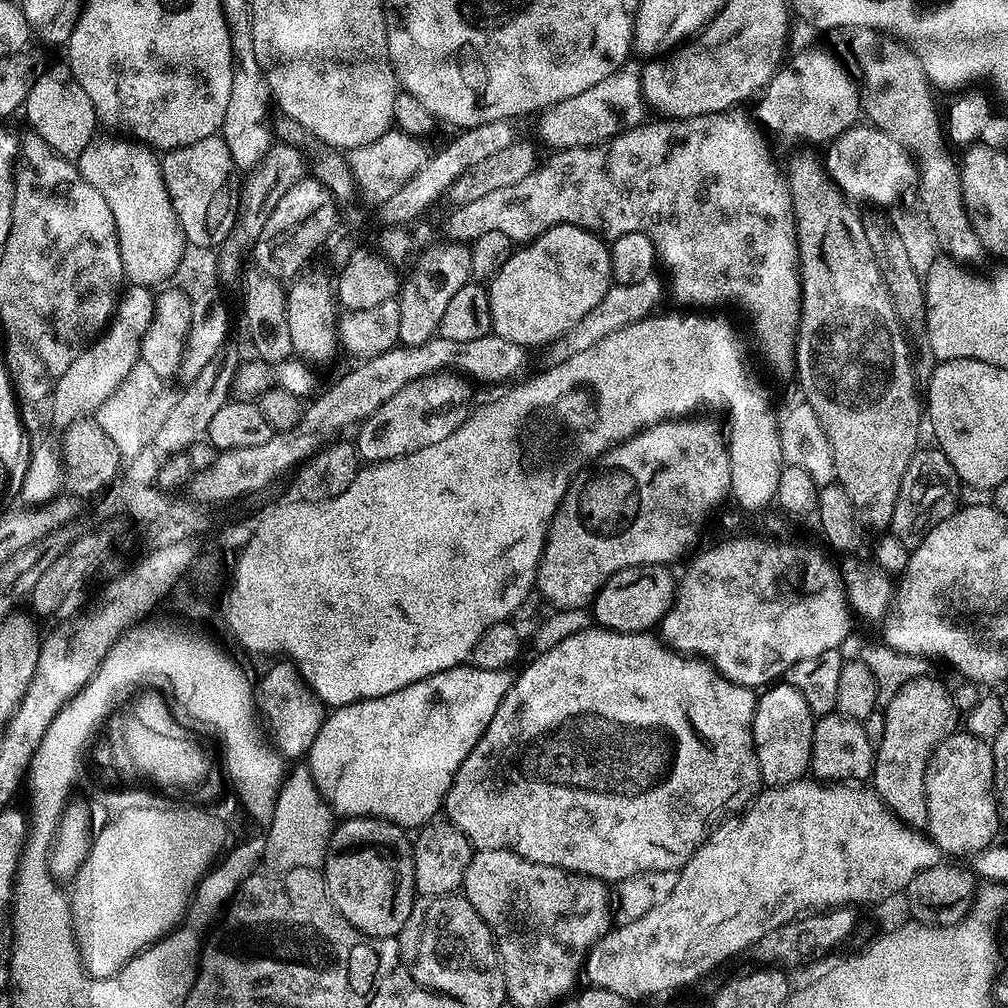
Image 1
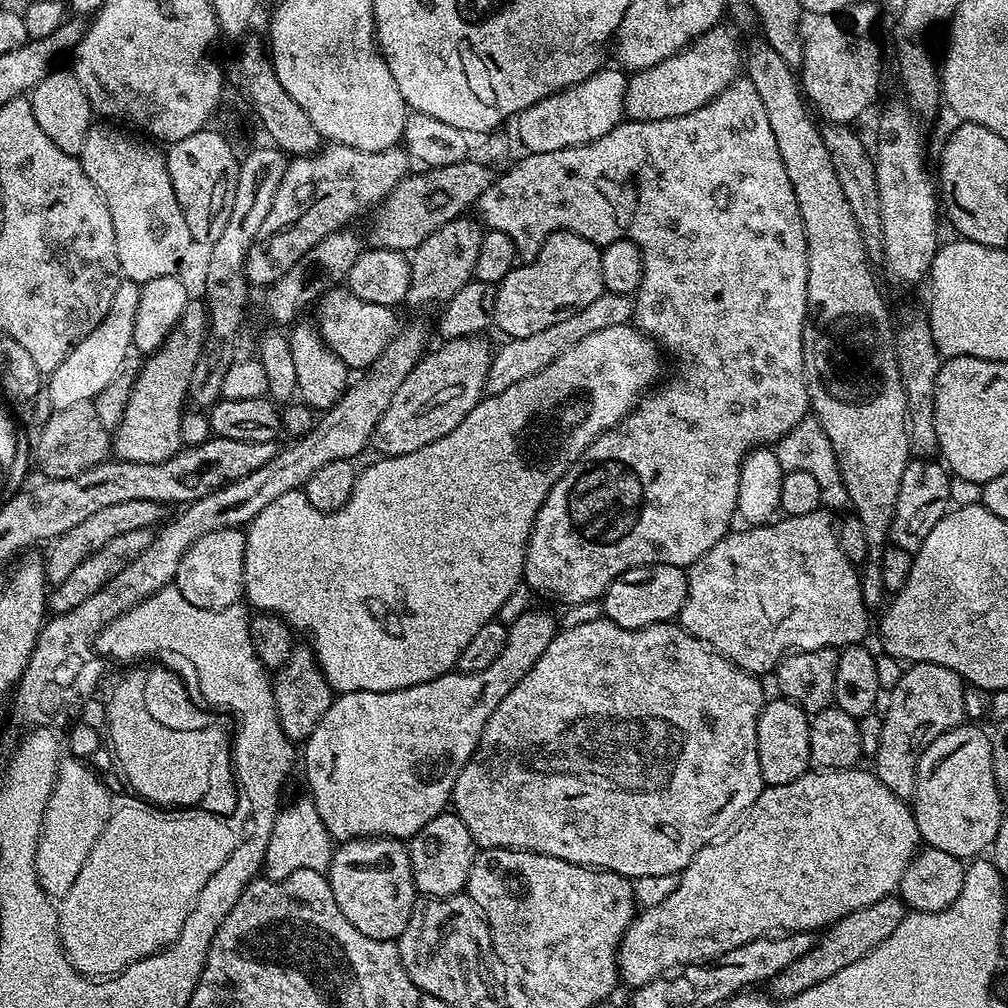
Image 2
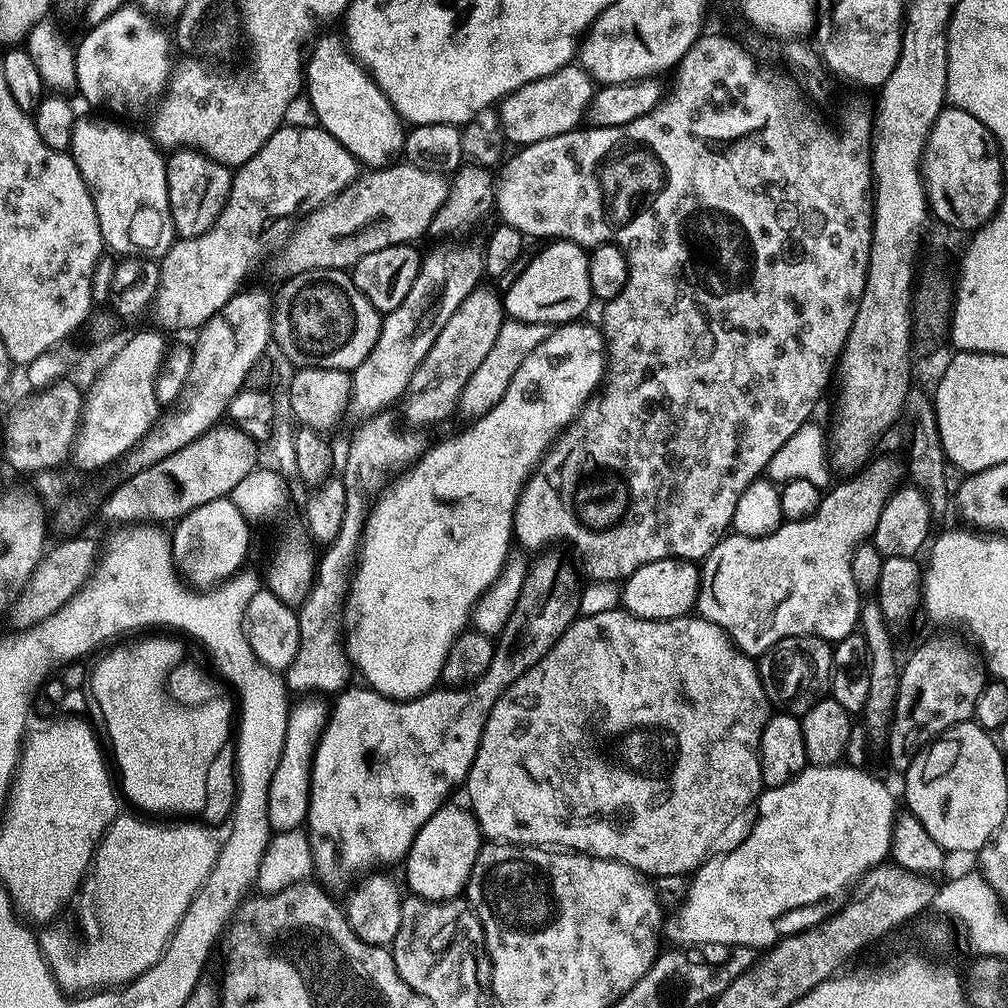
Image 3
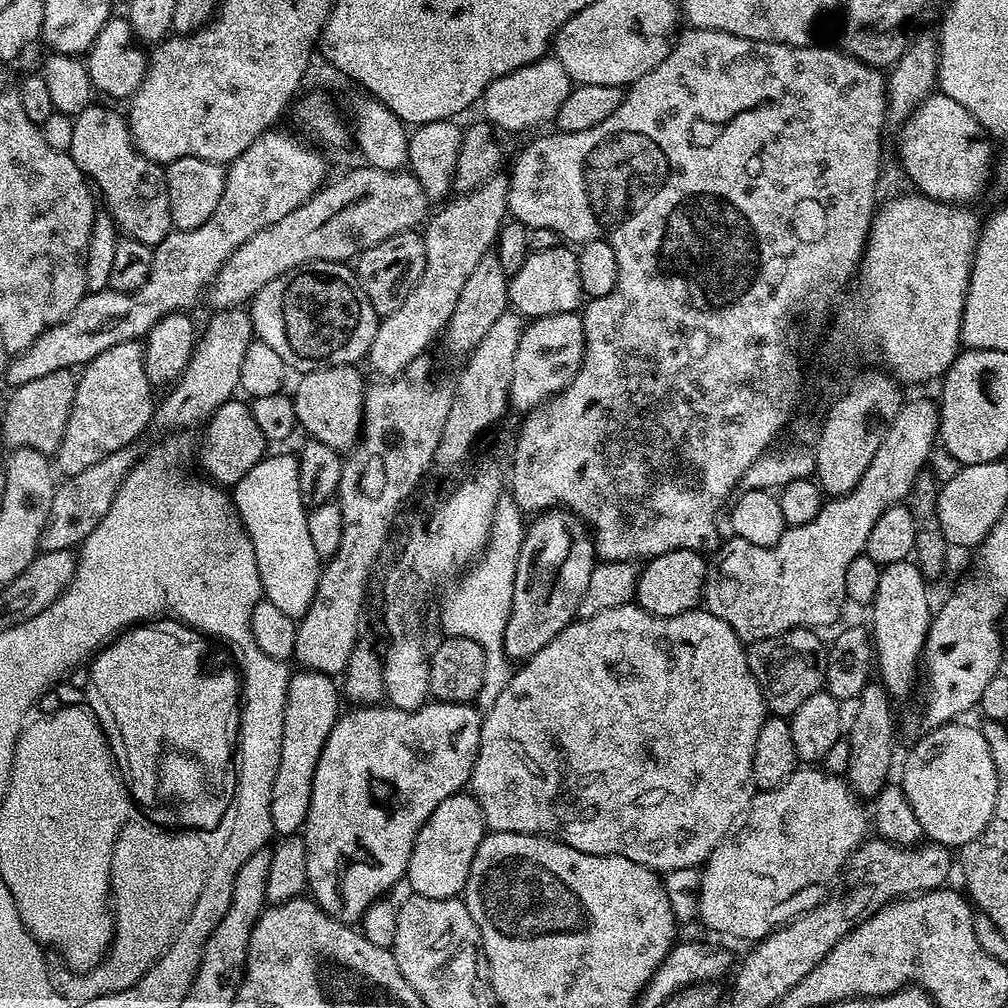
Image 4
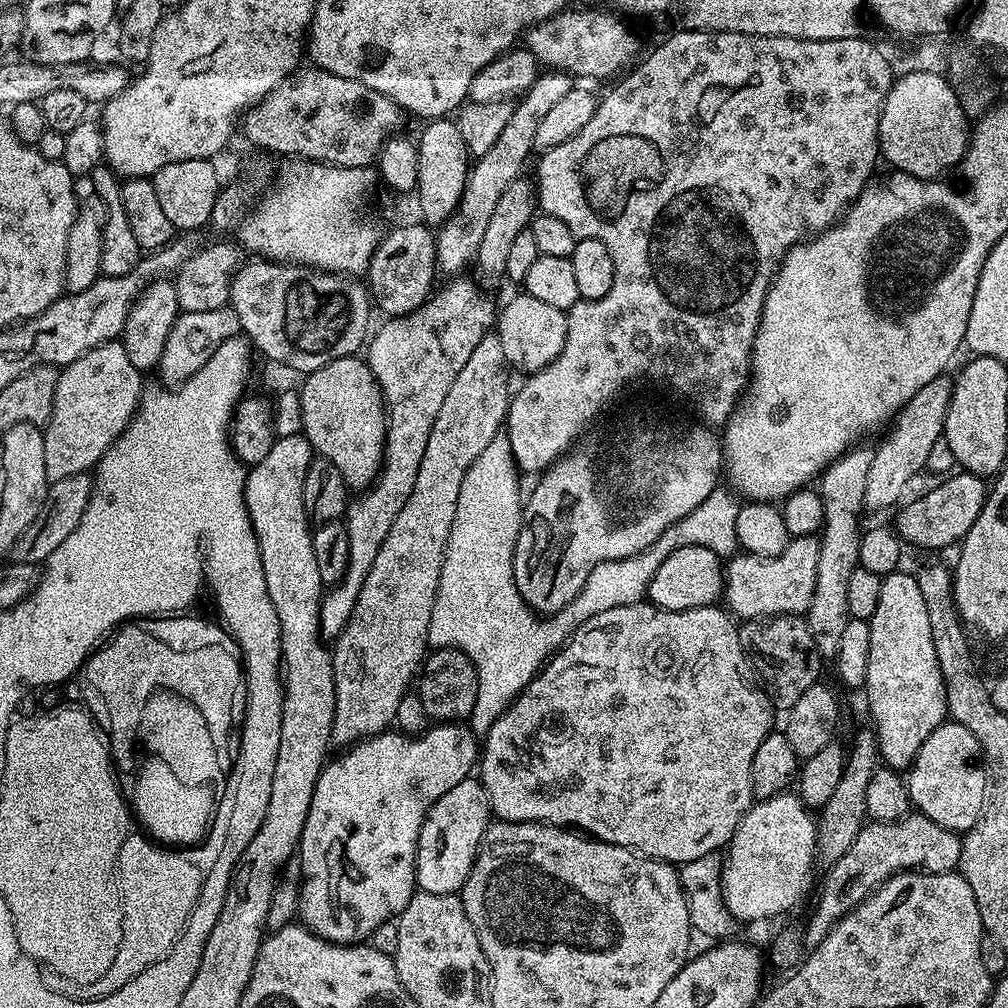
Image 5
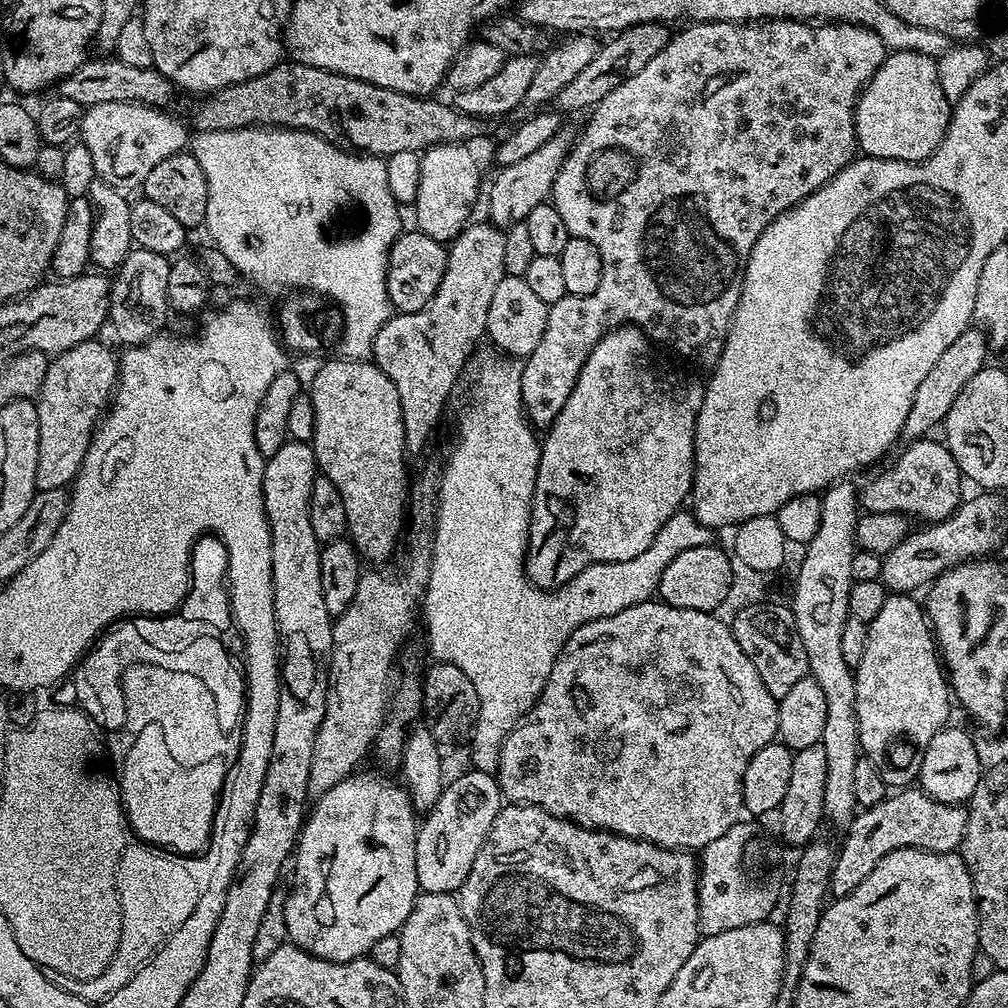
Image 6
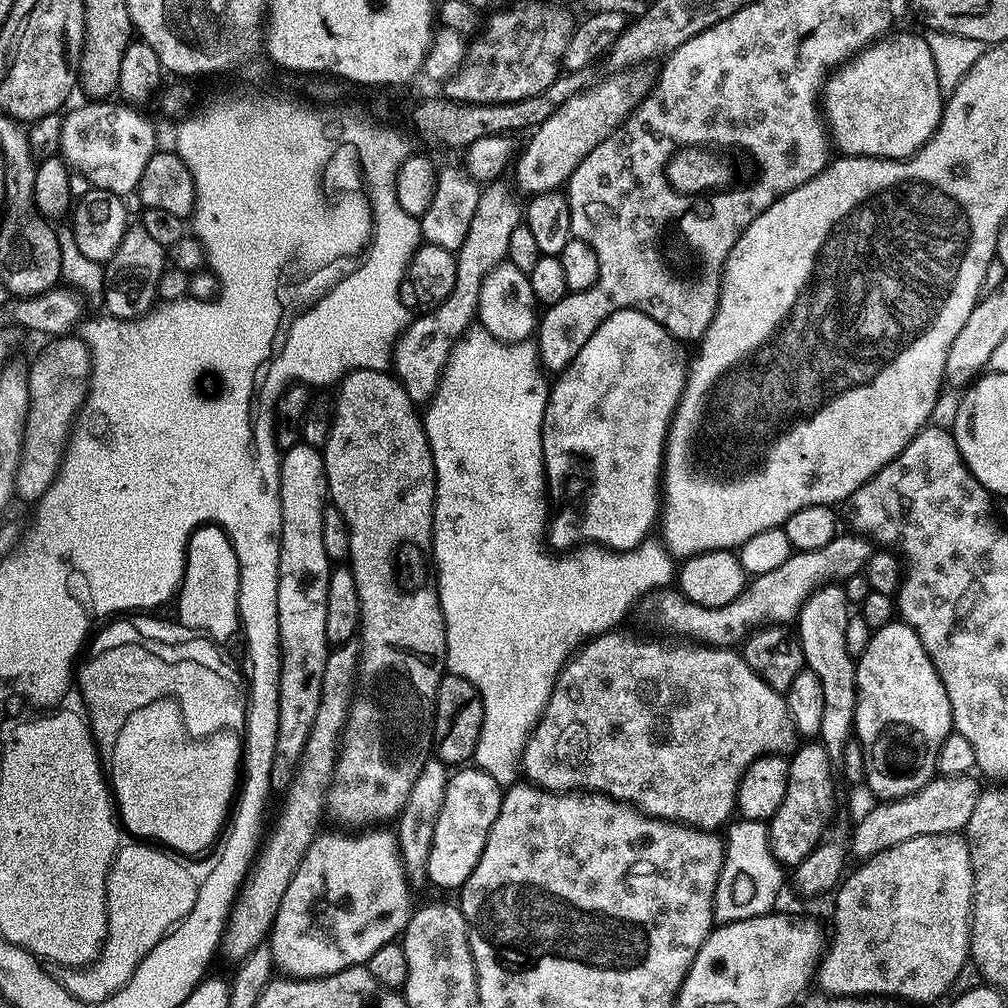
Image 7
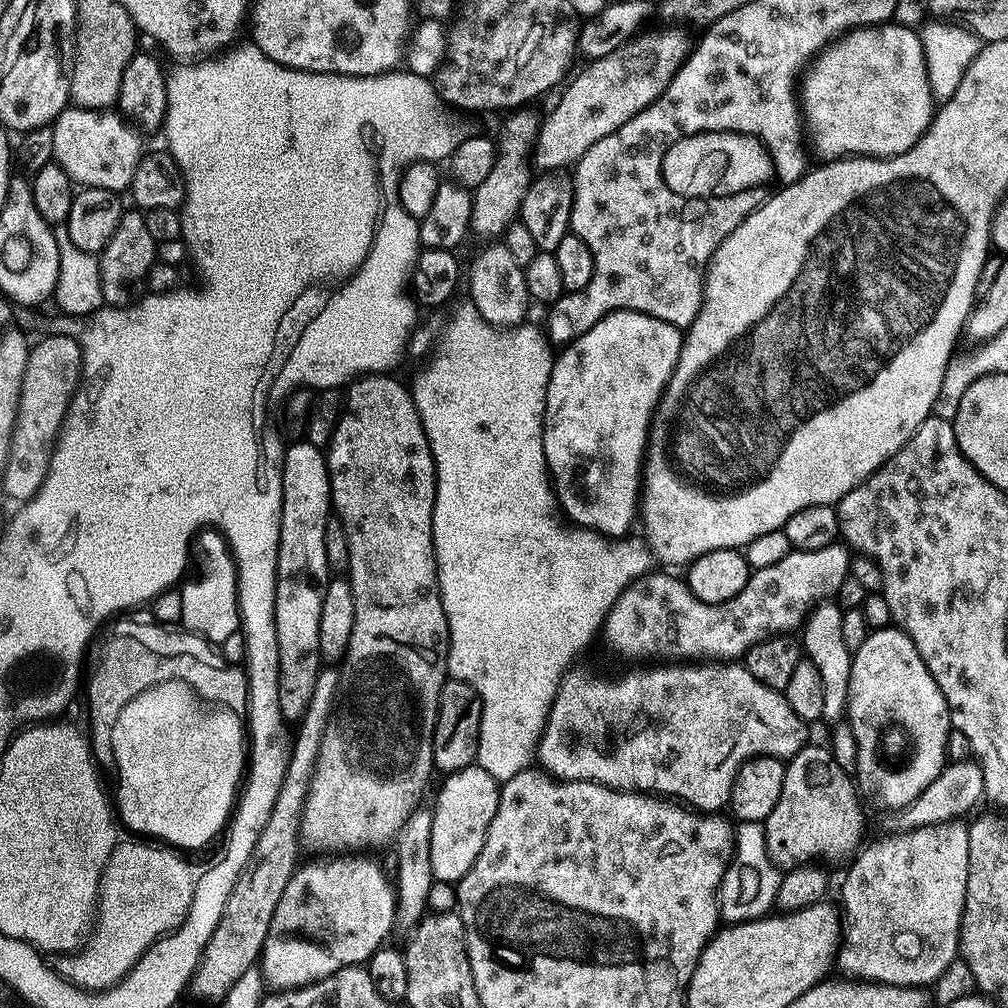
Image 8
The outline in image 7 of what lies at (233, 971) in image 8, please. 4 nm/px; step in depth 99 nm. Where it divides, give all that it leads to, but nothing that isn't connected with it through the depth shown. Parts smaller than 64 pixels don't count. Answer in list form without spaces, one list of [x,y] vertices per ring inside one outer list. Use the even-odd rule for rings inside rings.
[[[347,642],[333,647],[328,653],[326,674],[322,674],[322,698],[318,702],[318,714],[314,714],[314,726],[310,726],[310,734],[306,738],[300,769],[296,771],[292,784],[286,789],[288,798],[276,822],[276,830],[269,840],[267,837],[255,861],[254,871],[247,879],[246,887],[237,904],[232,907],[232,915],[228,918],[222,946],[233,956],[233,961],[243,960],[250,950],[256,948],[257,944],[265,939],[278,914],[282,894],[286,894],[286,886],[290,886],[290,878],[294,878],[306,850],[318,835],[316,827],[324,816],[324,804],[326,808],[330,800],[338,753],[352,711],[354,693],[358,688],[361,649],[359,643]]]

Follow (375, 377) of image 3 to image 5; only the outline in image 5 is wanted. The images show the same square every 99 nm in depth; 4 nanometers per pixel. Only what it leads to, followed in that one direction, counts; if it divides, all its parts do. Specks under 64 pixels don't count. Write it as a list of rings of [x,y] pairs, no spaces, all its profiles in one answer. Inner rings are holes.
[[[552,70],[546,72],[546,75],[539,75],[530,90],[513,107],[510,120],[498,141],[494,142],[494,146],[486,154],[477,157],[475,164],[469,169],[467,184],[463,188],[455,214],[439,225],[435,233],[436,265],[443,275],[457,275],[464,270],[467,263],[469,265],[473,261],[499,198],[513,181],[521,177],[521,170],[529,154],[533,153],[533,140],[539,122],[542,122],[551,107],[560,102],[572,87],[573,77],[565,72]]]

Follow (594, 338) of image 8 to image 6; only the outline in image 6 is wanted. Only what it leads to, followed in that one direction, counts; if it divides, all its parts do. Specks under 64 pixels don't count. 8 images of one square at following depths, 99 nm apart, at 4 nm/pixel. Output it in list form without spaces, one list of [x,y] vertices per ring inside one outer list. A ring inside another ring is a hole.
[[[625,326],[614,328],[607,332],[603,338],[590,350],[582,370],[574,384],[574,390],[570,392],[570,398],[566,400],[566,406],[558,410],[558,418],[549,424],[546,435],[540,445],[540,461],[538,462],[538,474],[536,475],[536,493],[532,499],[532,525],[528,527],[528,553],[524,556],[524,572],[528,575],[528,581],[538,588],[551,590],[560,588],[566,582],[573,580],[582,570],[586,570],[591,564],[605,564],[606,562],[626,562],[630,558],[638,558],[650,542],[662,530],[662,526],[678,511],[680,504],[689,499],[692,491],[692,479],[696,473],[696,447],[694,446],[694,434],[696,433],[696,419],[702,406],[704,388],[696,385],[694,381],[671,372],[656,356],[651,356],[653,341],[640,328]]]

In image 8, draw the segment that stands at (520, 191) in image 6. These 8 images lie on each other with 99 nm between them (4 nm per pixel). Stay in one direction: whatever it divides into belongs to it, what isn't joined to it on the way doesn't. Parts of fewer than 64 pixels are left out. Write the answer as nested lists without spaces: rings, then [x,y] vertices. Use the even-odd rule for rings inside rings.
[[[664,26],[657,32],[641,31],[632,37],[627,44],[606,54],[602,58],[585,63],[585,67],[575,76],[567,86],[554,110],[543,119],[537,142],[533,147],[533,163],[540,170],[553,171],[574,164],[584,156],[594,142],[606,138],[606,134],[614,134],[618,126],[630,122],[634,114],[638,114],[646,106],[650,106],[666,90],[666,86],[674,78],[674,74],[684,64],[690,51],[688,36],[676,26]]]

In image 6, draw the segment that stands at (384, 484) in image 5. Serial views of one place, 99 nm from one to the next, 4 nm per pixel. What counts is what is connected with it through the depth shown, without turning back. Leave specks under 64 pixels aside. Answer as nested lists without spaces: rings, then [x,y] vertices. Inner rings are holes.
[[[469,223],[468,227],[451,241],[448,248],[448,265],[446,274],[442,274],[442,282],[430,298],[426,306],[417,312],[402,312],[393,314],[389,320],[378,330],[378,338],[374,338],[371,359],[394,382],[394,390],[398,390],[398,402],[402,406],[402,422],[404,423],[404,437],[408,452],[420,452],[428,444],[452,391],[456,388],[456,379],[467,369],[473,359],[472,351],[476,343],[485,339],[488,331],[488,315],[490,314],[490,298],[494,298],[494,289],[498,282],[506,275],[502,262],[502,246],[504,245],[504,232],[495,224]]]

